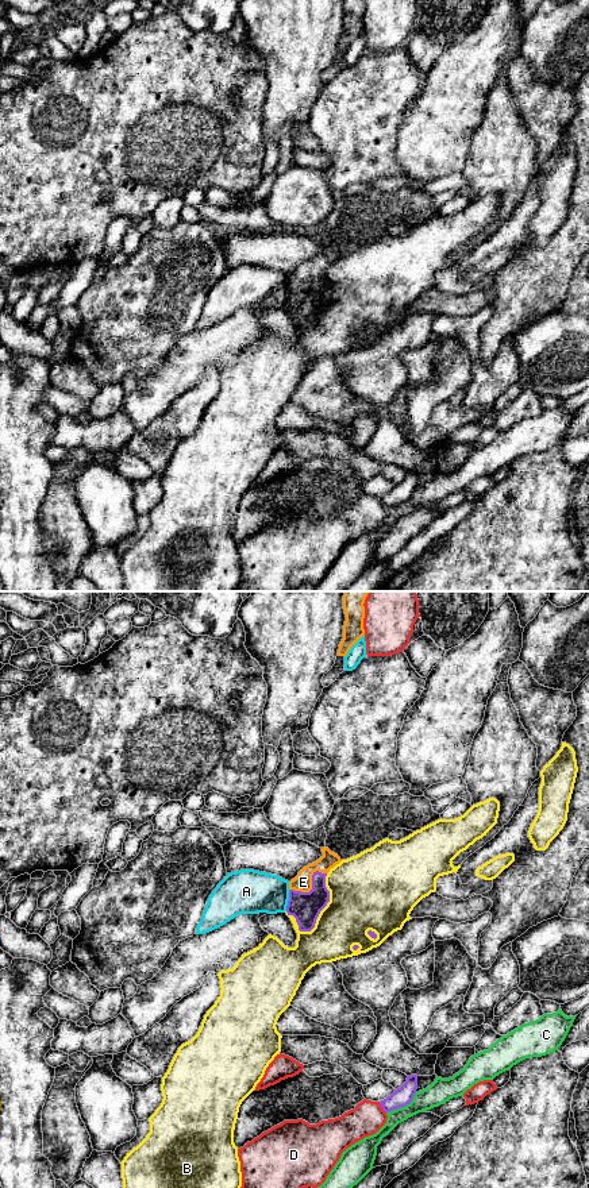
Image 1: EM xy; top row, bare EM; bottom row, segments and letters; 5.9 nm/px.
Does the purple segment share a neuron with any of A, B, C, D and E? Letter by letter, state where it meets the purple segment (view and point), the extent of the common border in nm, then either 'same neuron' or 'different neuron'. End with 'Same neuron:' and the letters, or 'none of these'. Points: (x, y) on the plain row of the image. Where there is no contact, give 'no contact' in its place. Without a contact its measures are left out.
A: xy (288, 296) | 130 nm | different neuron
B: xy (324, 301) | 380 nm | different neuron
C: xy (403, 501) | 220 nm | different neuron
D: xy (381, 501) | 80 nm | different neuron
E: xy (312, 281) | 240 nm | same neuron
Same neuron: E

